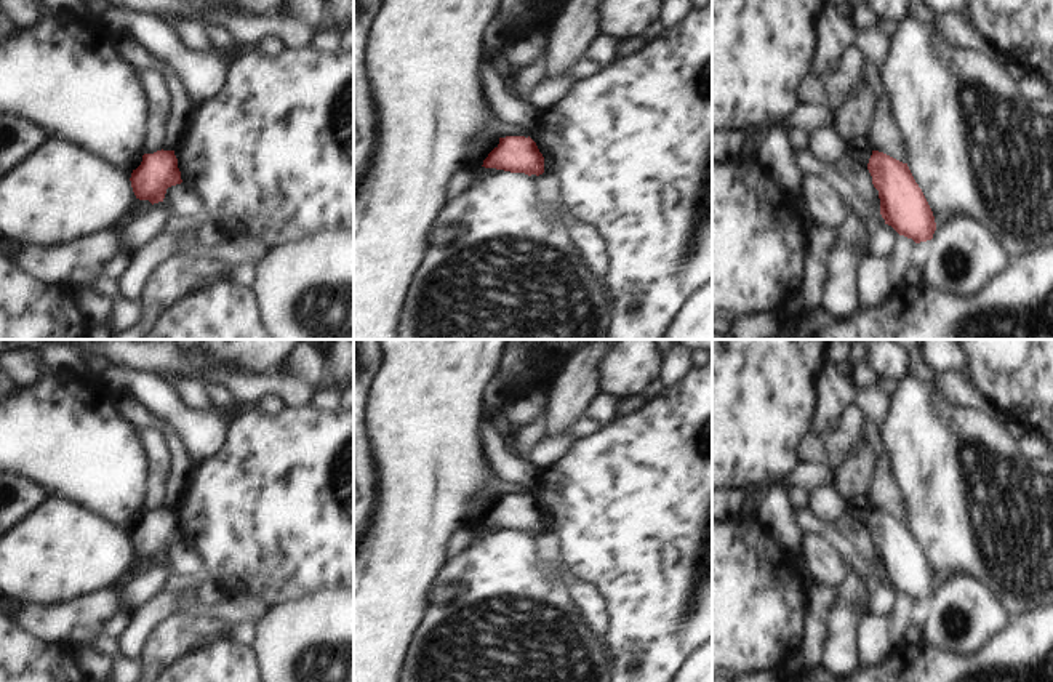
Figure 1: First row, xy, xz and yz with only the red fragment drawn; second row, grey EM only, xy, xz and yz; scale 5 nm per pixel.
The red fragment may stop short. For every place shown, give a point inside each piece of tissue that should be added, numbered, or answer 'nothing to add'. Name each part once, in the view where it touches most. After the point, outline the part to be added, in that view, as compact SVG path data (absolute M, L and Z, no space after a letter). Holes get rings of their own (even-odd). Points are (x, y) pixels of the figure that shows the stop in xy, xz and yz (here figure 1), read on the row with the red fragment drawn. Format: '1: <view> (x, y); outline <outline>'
nothing to add

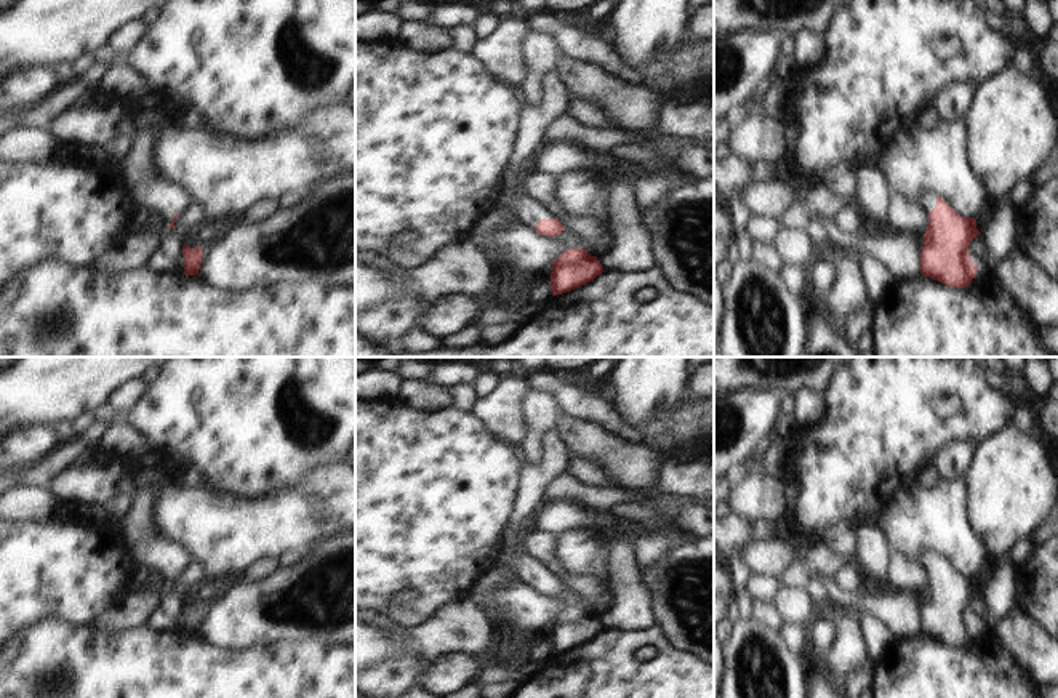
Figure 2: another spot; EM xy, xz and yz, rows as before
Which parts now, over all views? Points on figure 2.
1: xz (516, 202); outline M522 186L504 189L499 205L509 218L535 229L541 219L554 218L547 208L527 195Z

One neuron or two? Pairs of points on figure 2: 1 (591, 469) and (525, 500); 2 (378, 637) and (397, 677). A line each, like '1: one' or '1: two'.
1: two
2: two

